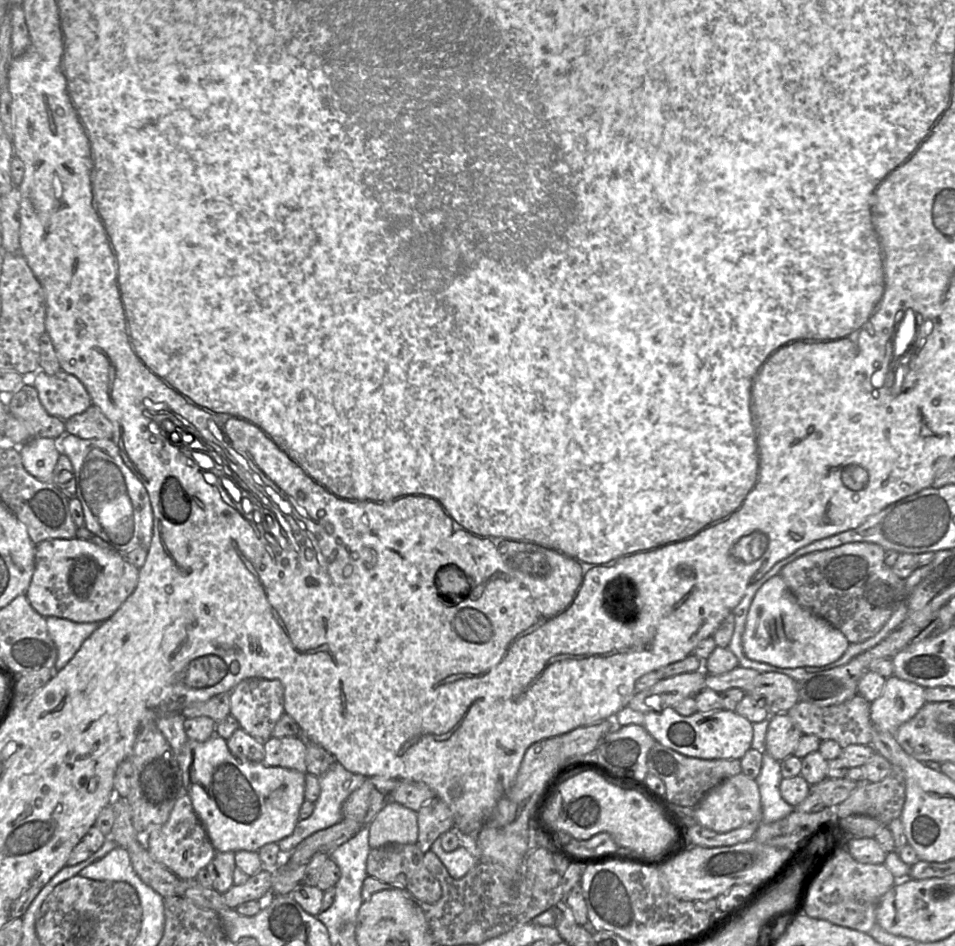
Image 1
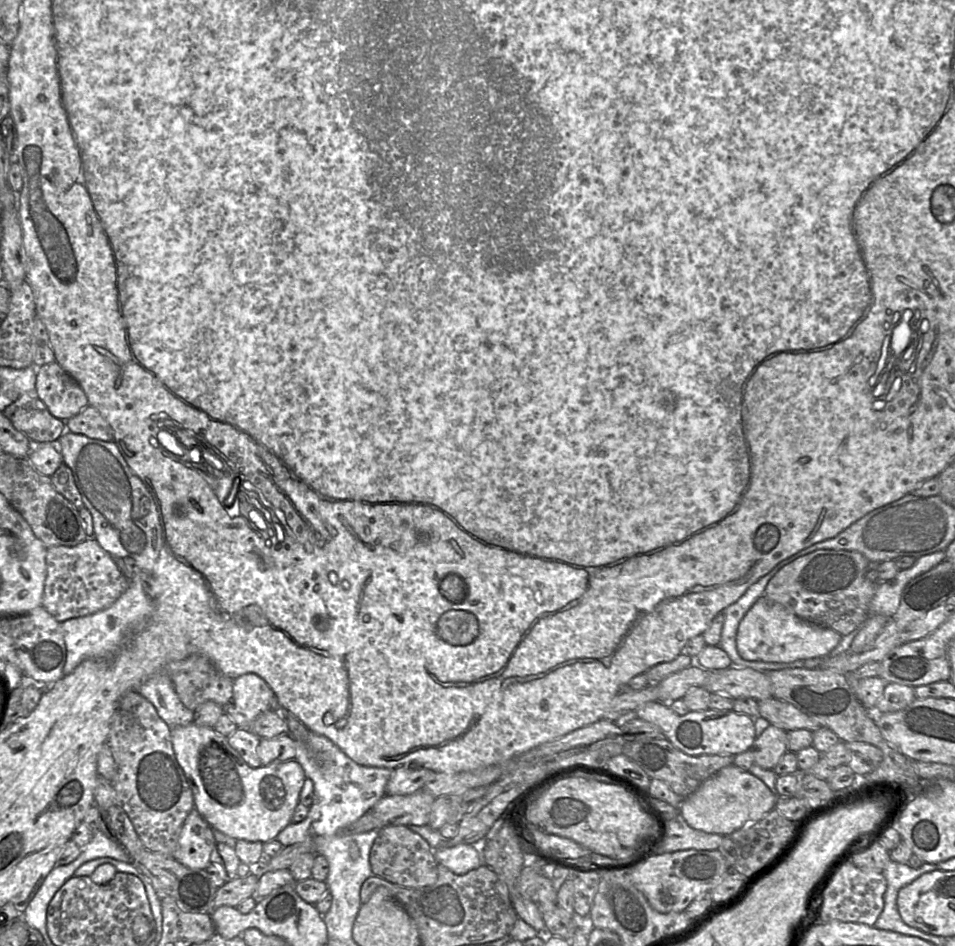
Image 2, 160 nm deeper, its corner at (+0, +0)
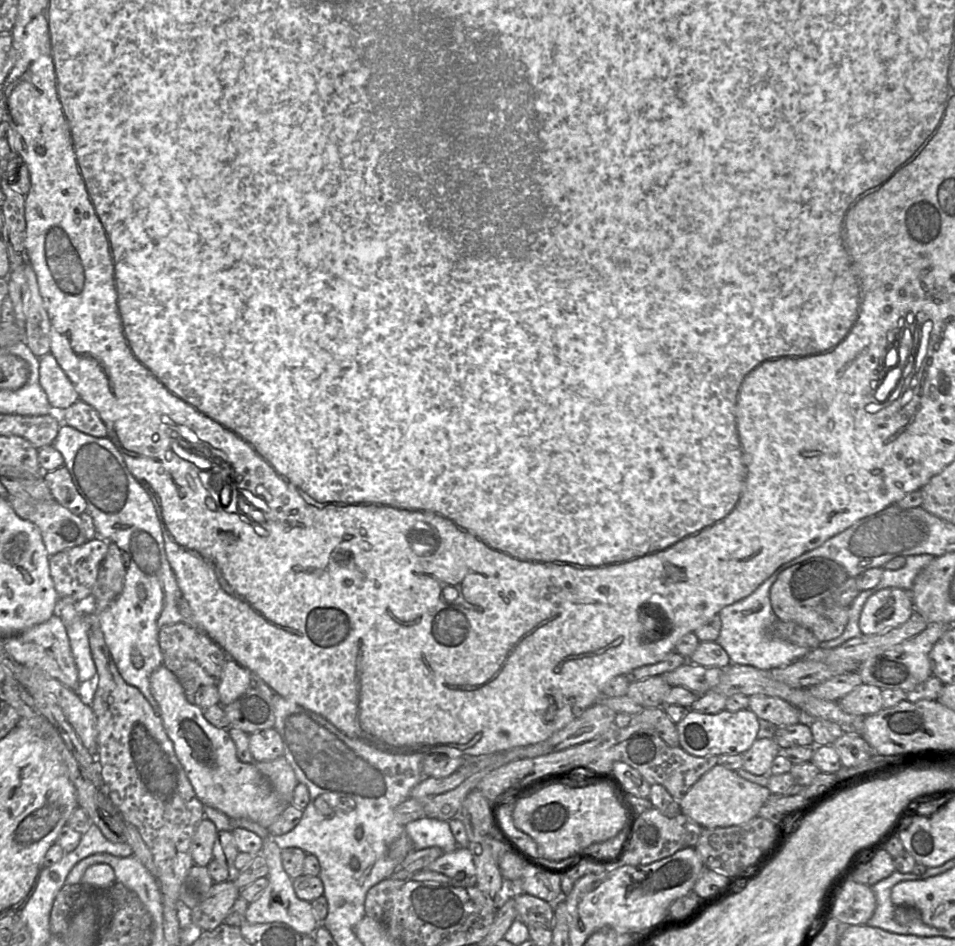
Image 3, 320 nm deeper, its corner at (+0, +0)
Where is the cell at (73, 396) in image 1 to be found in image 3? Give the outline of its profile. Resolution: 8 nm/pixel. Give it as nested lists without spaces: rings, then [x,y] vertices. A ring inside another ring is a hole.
[[[50,352],[39,358],[39,382],[56,412],[65,411],[80,399],[74,385]]]

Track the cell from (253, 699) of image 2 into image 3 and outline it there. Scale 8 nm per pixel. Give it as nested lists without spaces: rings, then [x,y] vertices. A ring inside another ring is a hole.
[[[226,657],[221,680],[217,685],[220,696],[219,704],[224,706],[232,703],[251,686],[252,673],[233,659]]]

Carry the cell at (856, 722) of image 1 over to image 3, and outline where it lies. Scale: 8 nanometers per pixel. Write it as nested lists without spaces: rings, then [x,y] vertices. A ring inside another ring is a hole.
[[[765,695],[749,697],[748,707],[758,719],[764,719],[776,726],[787,726],[802,721],[802,713],[790,703]]]

